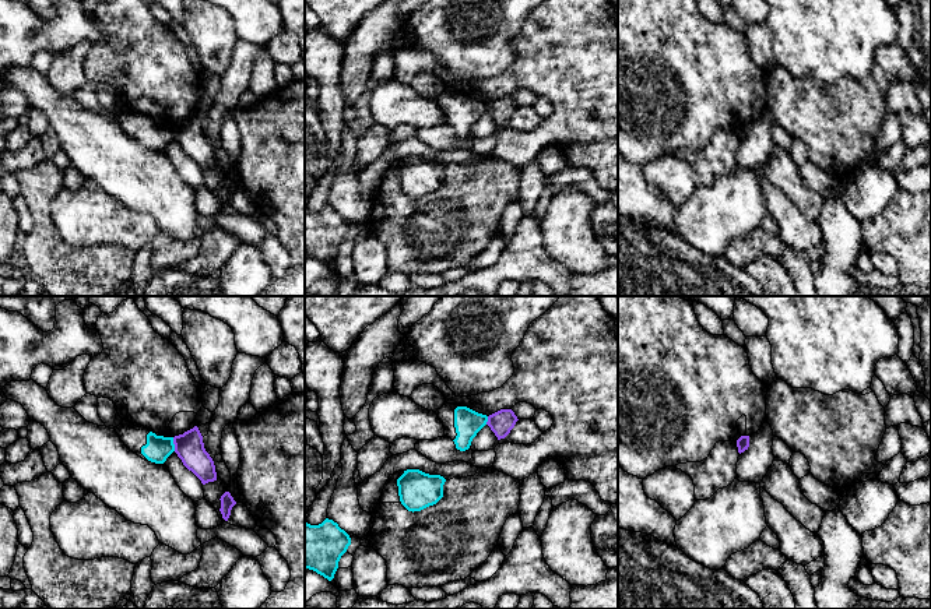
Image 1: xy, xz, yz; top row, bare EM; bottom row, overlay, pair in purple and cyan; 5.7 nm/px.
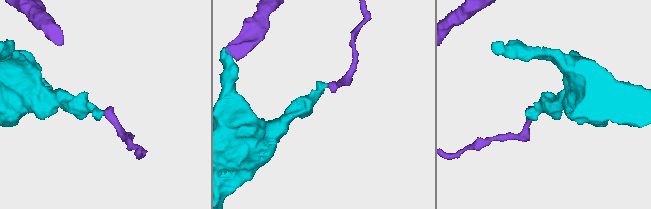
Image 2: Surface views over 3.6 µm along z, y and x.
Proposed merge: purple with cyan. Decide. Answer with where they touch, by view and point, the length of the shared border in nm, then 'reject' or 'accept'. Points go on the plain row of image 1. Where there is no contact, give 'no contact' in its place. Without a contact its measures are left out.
xy (174, 130) | 80 nm | reject

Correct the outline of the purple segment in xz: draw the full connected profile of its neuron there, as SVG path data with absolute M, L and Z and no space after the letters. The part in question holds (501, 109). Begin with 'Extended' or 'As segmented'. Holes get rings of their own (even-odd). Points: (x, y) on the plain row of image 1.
As segmented. M500 96L488 103L486 112L495 120L498 127L505 126L517 109L517 103L512 96Z

